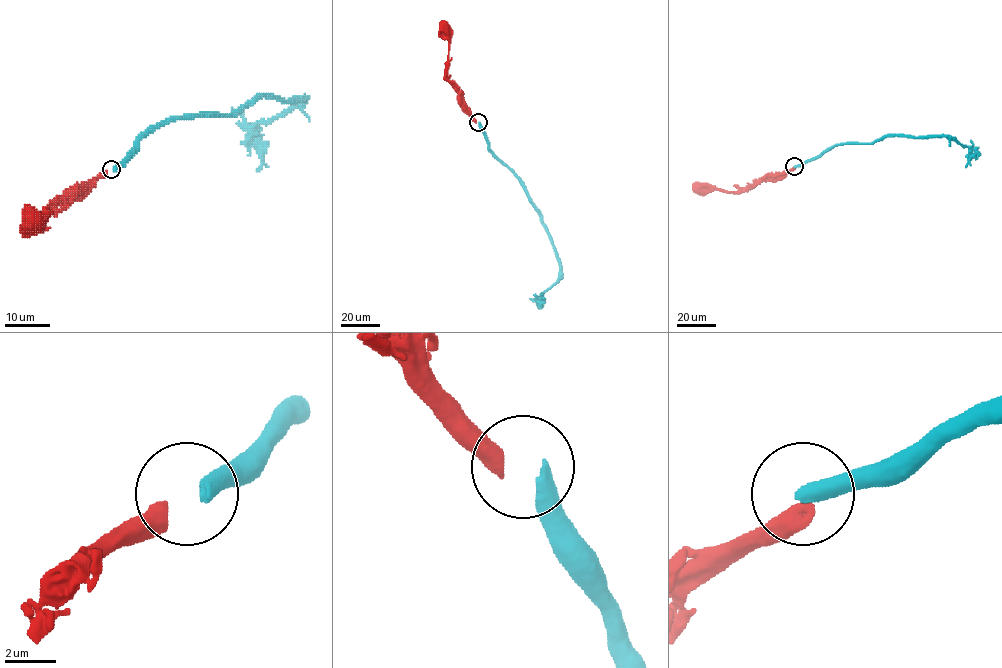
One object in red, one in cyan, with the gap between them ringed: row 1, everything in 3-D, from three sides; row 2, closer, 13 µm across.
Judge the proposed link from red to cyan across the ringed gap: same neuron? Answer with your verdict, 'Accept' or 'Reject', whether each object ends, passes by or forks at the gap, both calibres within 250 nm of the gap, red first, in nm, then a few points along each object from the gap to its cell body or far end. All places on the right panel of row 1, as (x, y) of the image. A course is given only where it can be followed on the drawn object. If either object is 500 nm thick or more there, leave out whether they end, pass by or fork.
Reject. Thickness 600 nm (red) against 550 nm. Course of red: (794, 167), (736, 192), (700, 188). Course of cyan: (794, 166), (844, 144), (872, 143), (894, 135), (948, 135), (966, 145), (974, 155), (965, 167)

